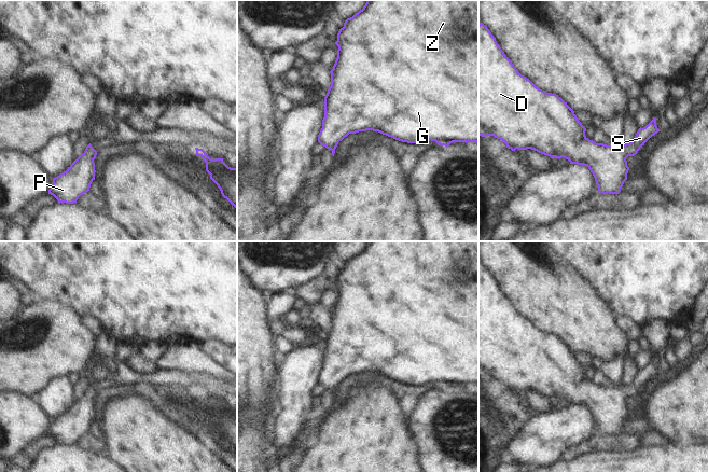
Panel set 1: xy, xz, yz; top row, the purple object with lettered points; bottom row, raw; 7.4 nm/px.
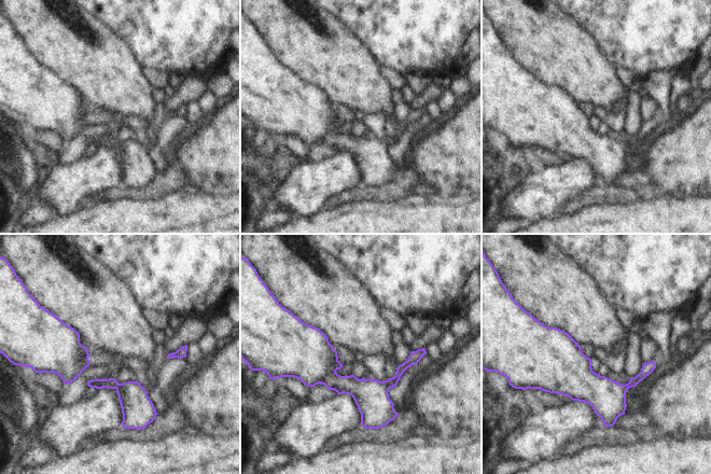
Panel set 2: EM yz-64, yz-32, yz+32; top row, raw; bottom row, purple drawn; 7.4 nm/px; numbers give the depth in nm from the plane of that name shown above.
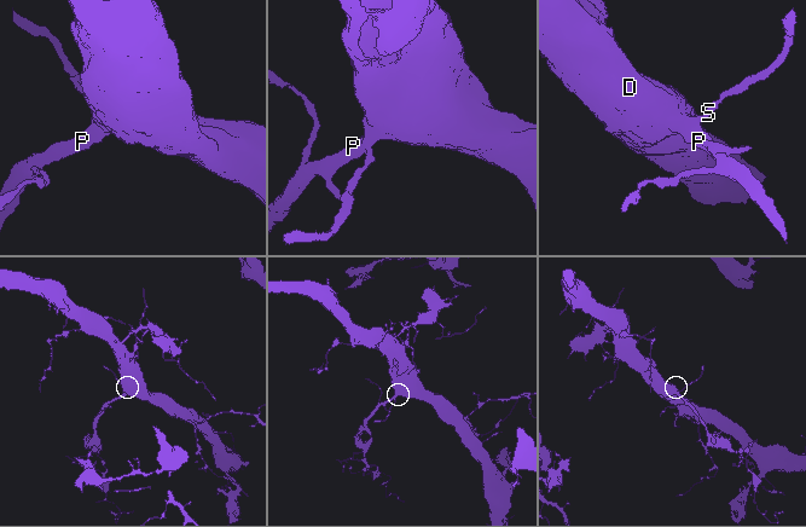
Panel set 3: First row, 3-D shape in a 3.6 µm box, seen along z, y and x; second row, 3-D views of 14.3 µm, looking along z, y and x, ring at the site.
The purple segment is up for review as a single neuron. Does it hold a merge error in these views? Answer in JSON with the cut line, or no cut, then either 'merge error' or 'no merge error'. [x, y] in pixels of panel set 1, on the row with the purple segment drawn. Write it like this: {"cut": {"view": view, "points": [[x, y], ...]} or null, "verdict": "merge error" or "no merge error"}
{"cut": null, "verdict": "no merge error"}

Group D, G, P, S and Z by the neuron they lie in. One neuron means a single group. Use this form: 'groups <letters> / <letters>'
groups D G P S Z

